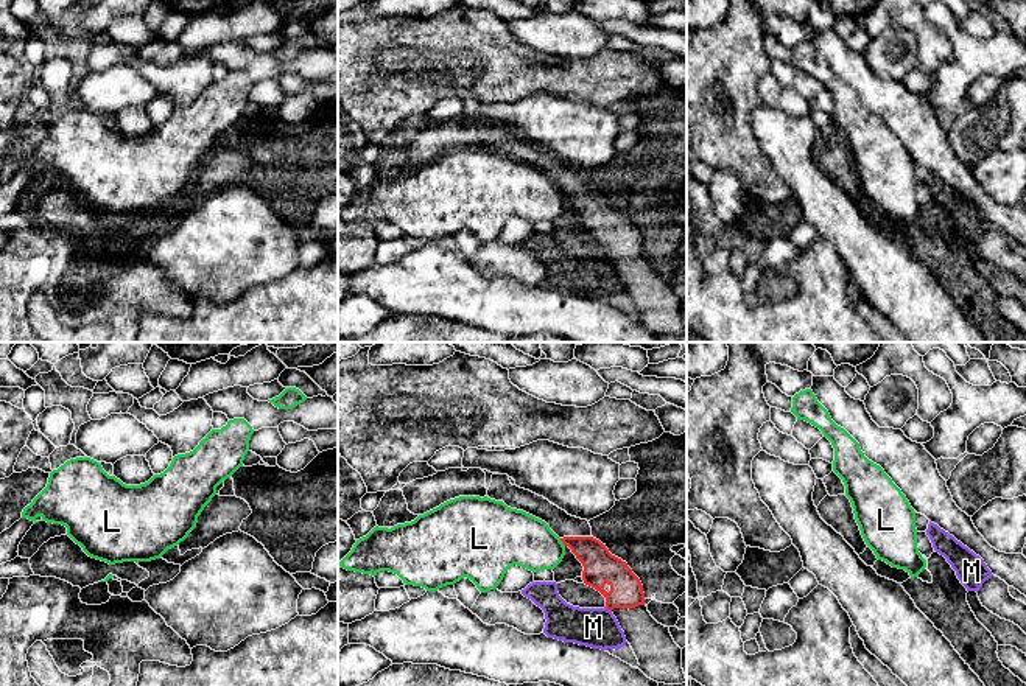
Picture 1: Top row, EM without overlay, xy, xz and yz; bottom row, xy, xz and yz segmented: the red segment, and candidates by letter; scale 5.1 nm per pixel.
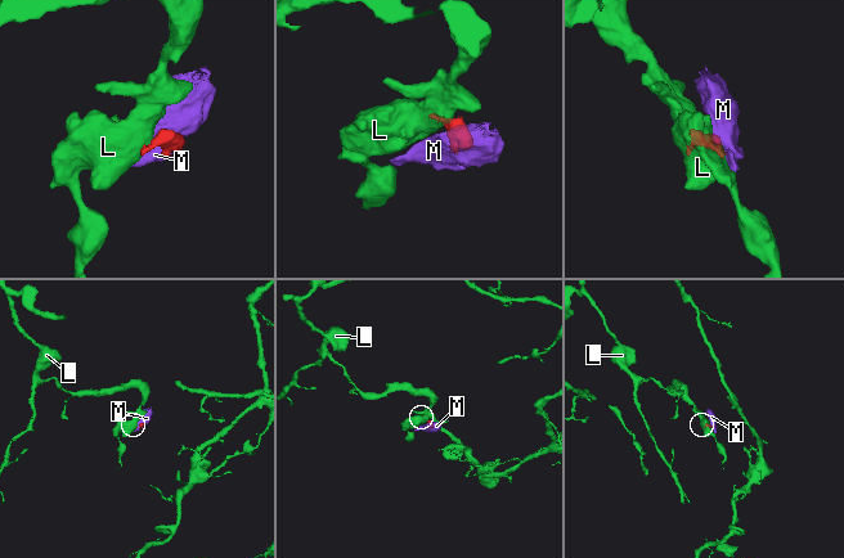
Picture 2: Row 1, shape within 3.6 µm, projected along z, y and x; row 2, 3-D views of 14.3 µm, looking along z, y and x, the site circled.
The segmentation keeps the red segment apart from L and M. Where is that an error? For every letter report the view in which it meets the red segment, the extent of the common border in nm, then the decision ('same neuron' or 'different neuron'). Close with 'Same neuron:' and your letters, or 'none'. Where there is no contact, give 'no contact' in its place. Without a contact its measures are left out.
L: xz | 50 nm | different neuron
M: xz | 50 nm | different neuron
Same neuron: none

